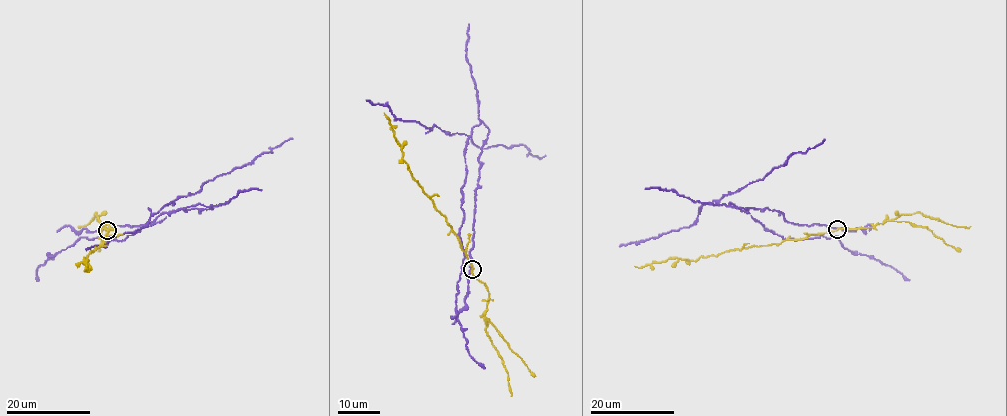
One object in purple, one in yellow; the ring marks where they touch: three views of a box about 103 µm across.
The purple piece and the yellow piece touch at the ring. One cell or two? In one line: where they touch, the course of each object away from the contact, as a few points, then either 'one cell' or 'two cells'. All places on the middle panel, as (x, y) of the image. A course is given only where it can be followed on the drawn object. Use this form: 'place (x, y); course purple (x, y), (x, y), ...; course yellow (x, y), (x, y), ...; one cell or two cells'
place (472, 269); course purple (472, 269), (479, 157), (488, 132), (482, 123), (464, 155), (464, 256), (455, 311), (469, 355), (485, 368); course yellow (473, 269), (446, 219), (402, 158), (400, 146), (384, 112); two cells

